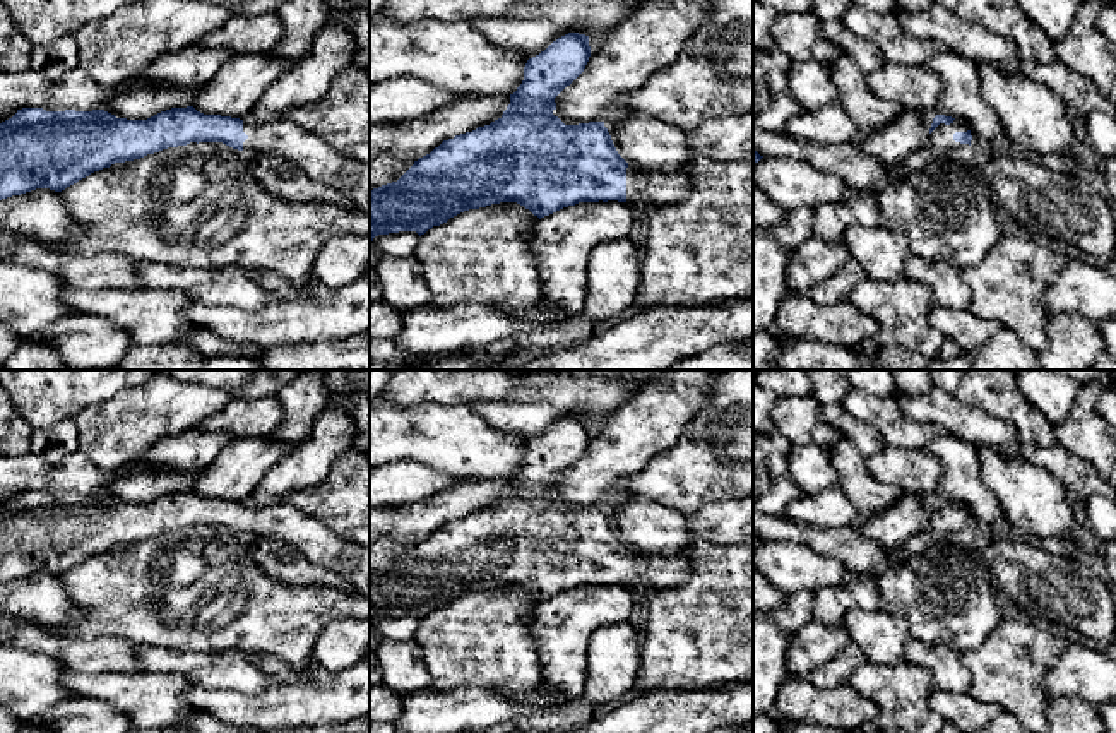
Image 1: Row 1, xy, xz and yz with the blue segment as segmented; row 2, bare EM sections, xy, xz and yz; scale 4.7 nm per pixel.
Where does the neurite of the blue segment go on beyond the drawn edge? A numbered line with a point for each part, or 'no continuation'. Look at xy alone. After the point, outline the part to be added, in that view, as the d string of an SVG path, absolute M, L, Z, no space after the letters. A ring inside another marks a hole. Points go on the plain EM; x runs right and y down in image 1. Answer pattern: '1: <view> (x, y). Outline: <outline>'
1: xy (281, 521). Outline: M245 502L243 515L248 519L243 536L281 539L298 548L312 563L342 575L358 594L370 598L370 546L334 534L288 502L267 507Z

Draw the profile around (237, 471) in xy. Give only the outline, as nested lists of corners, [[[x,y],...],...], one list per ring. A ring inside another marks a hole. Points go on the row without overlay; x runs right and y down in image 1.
[[[270,435],[231,438],[214,462],[195,478],[192,490],[204,498],[252,502],[267,471],[289,450]]]

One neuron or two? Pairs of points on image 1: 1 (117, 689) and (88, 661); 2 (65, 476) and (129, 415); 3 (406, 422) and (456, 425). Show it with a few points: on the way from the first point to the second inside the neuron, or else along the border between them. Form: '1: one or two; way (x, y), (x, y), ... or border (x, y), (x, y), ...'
1: two; border (67, 668), (81, 672), (137, 670)
2: two; border (79, 449), (101, 468), (117, 470), (125, 464)
3: one; way (418, 425), (444, 425)

